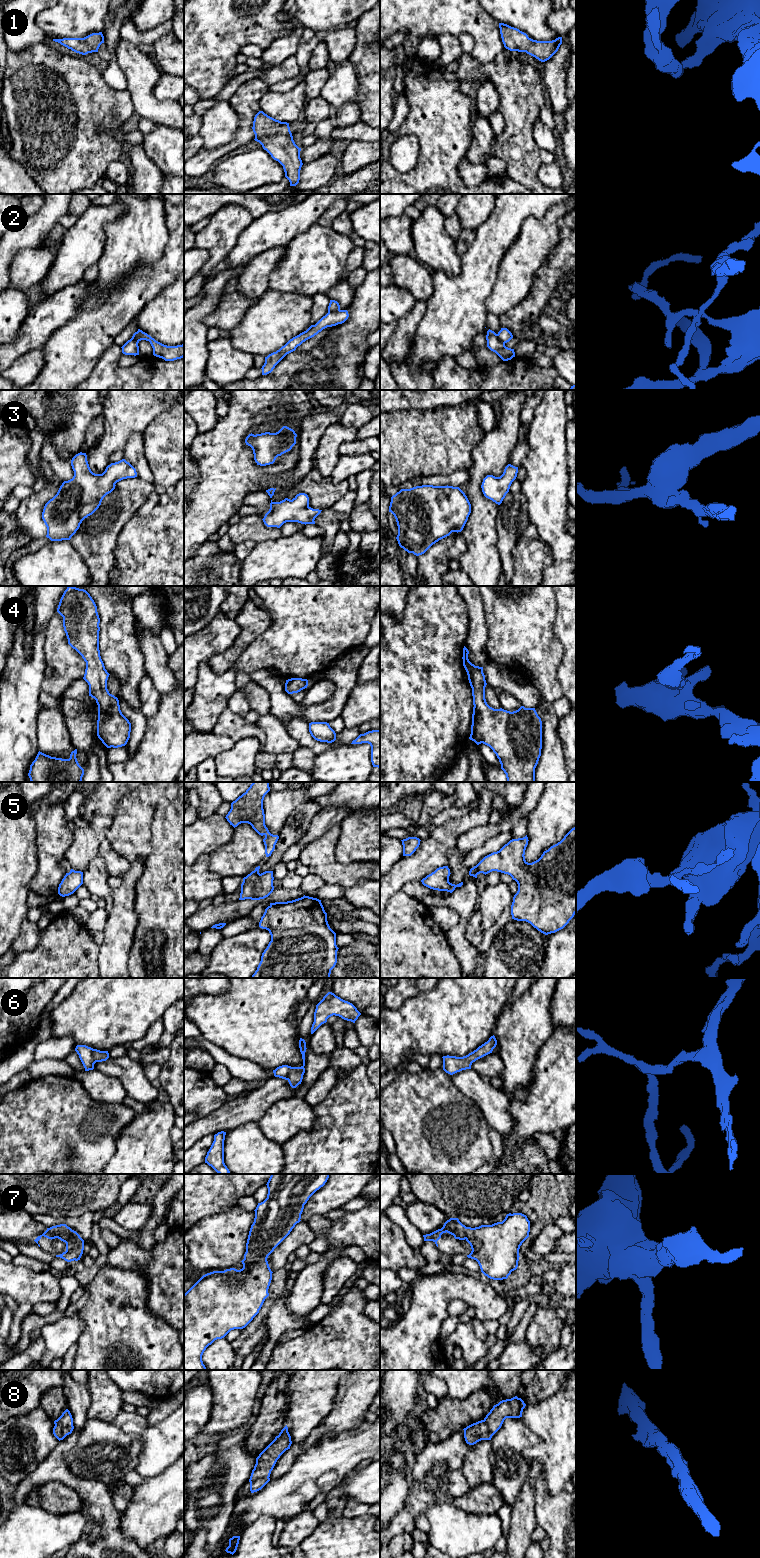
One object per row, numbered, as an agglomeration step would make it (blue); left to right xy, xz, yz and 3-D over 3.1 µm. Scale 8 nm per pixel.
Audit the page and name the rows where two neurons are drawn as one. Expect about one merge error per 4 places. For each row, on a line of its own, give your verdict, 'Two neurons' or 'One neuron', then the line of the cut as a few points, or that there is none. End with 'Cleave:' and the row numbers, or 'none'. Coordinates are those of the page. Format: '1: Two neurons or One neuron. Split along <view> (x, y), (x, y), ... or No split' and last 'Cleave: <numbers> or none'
1: One neuron. No split
2: Two neurons. Split along xz (339, 309), (328, 312)
3: One neuron. No split
4: One neuron. No split
5: One neuron. No split
6: One neuron. No split
7: One neuron. No split
8: One neuron. No split
Cleave: 2

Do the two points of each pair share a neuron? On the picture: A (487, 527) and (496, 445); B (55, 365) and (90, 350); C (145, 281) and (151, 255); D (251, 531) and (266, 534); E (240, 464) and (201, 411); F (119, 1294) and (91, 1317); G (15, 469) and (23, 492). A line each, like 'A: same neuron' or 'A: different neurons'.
A: same neuron
B: same neuron
C: different neurons
D: same neuron
E: different neurons
F: same neuron
G: different neurons

